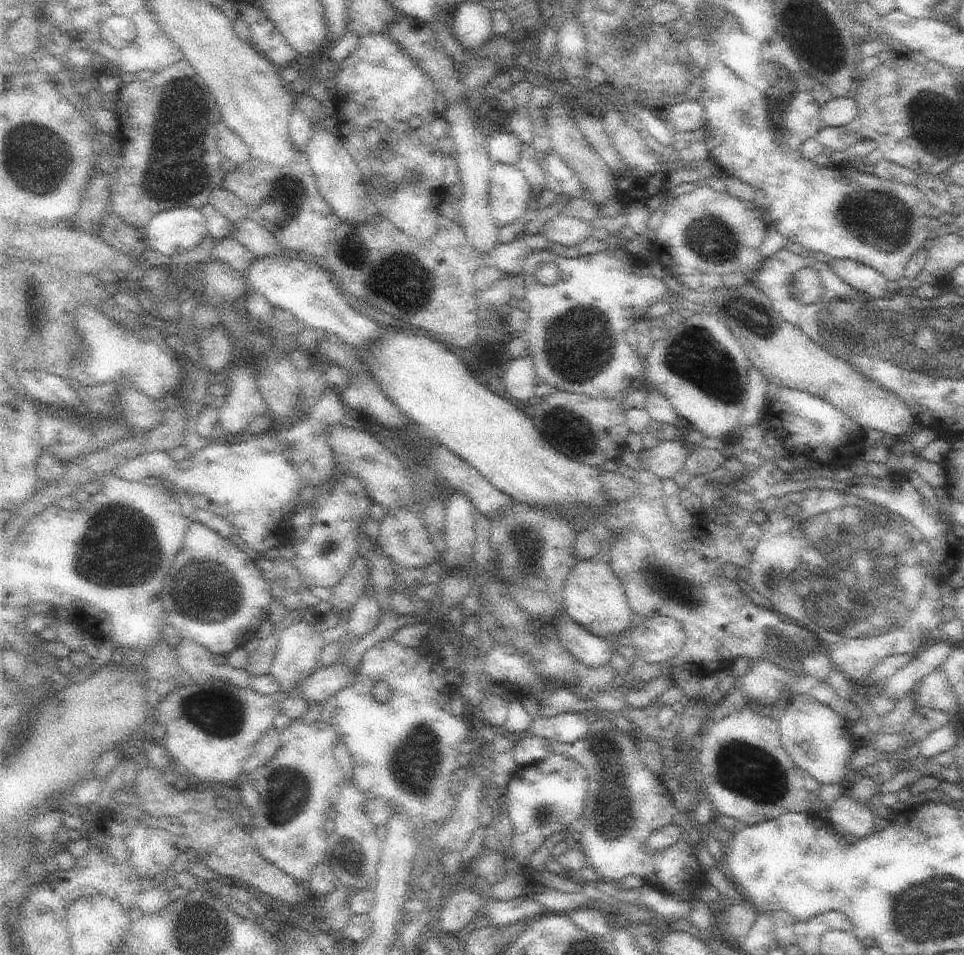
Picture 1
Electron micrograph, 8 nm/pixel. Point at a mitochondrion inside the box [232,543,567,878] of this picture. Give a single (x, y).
(412, 760)

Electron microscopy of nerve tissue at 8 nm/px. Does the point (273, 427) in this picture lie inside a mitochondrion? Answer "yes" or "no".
no

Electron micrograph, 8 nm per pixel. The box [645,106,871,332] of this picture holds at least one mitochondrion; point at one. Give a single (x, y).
(708, 239)

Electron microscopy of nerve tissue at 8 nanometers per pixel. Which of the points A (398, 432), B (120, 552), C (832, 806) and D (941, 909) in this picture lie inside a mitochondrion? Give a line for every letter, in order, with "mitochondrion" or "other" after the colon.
A: other
B: mitochondrion
C: other
D: mitochondrion

